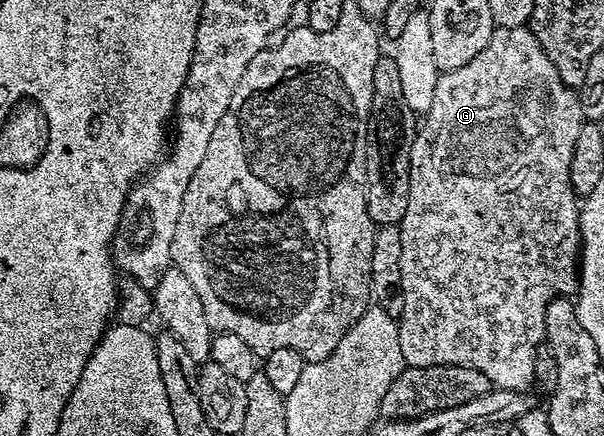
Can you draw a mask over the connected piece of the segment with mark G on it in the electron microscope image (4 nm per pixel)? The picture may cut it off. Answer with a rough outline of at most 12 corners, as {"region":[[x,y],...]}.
{"region":[[527,27],[440,72],[404,366],[528,388],[579,287],[579,94]]}

